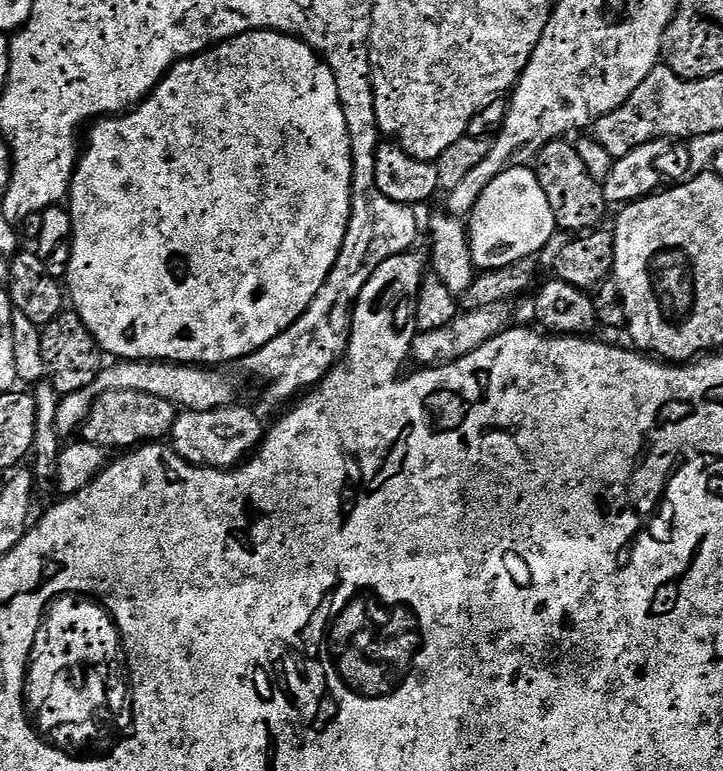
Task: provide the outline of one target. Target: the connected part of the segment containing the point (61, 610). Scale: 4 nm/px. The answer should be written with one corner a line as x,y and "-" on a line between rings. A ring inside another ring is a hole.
66,600
58,606
52,606
50,614
35,617
38,622
38,656
34,664
34,672
30,676
30,688
22,703
28,709
28,719
33,720
38,716
38,702
42,702
48,694
50,682
54,682
54,676
58,670
78,664
78,662
96,662
104,660
104,664
116,664
116,670
120,666
120,640
114,630
115,619
108,610
102,606
96,606
92,600
-
28,698
30,703
28,704

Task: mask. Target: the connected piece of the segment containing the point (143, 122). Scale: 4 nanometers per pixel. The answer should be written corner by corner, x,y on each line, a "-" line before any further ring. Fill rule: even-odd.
261,30
258,32
244,32
241,36
235,36
201,52
199,56
187,60
180,60
169,72
160,79
153,92
148,93
135,108
117,114
111,118
101,118
91,125
92,137
88,140
88,149
83,149
76,165
76,171
72,176
71,191
66,197
66,207
72,214
72,243
68,256
68,282
66,292
70,297
71,307
82,318
82,322
94,334
96,343
100,345
101,353
119,358
121,361
159,361
174,364
187,364
189,366
224,366
231,360
243,361
251,352
257,352
266,342
274,342
278,334
286,331
290,325
308,309
310,302
322,290
330,270
338,262
338,254
342,250
342,242
346,238
346,230
350,226
352,217
352,139
346,126
346,114
342,110
342,102
338,94
338,82
334,74
328,69
323,59
299,36
293,36
287,32
270,32

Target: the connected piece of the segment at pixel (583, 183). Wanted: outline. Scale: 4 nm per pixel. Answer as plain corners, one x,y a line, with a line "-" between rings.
561,138
551,140
536,155
534,171
542,190
546,190
546,202
554,210
557,229
569,234
583,234
601,227
604,215
610,210
610,203
604,196
602,184
590,176
585,163
579,157
575,143

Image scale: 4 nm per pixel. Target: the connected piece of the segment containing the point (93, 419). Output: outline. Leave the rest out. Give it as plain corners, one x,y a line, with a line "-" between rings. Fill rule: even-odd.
110,390
93,402
82,425
82,438
105,450
132,450
171,437
177,415
177,405
166,398
154,398
152,394
138,393
136,390

